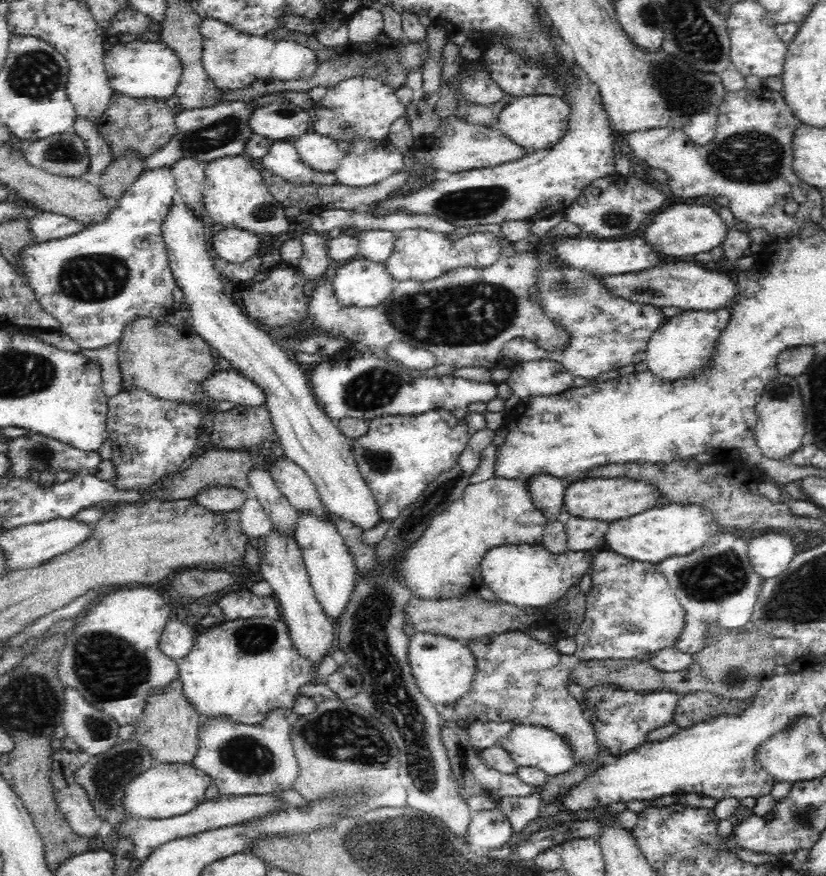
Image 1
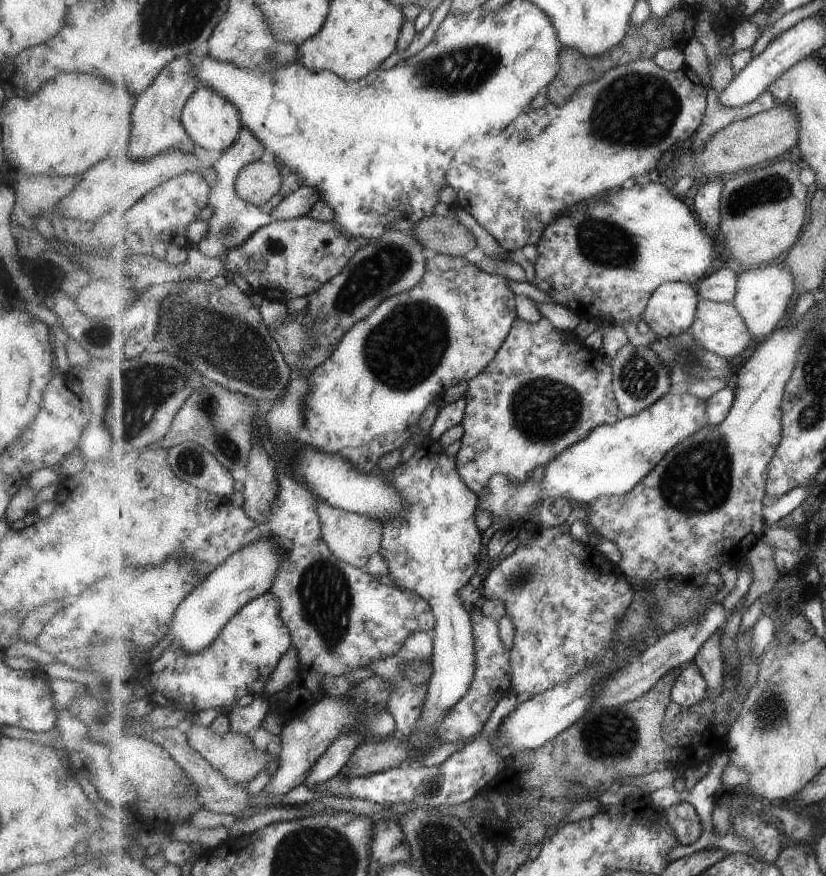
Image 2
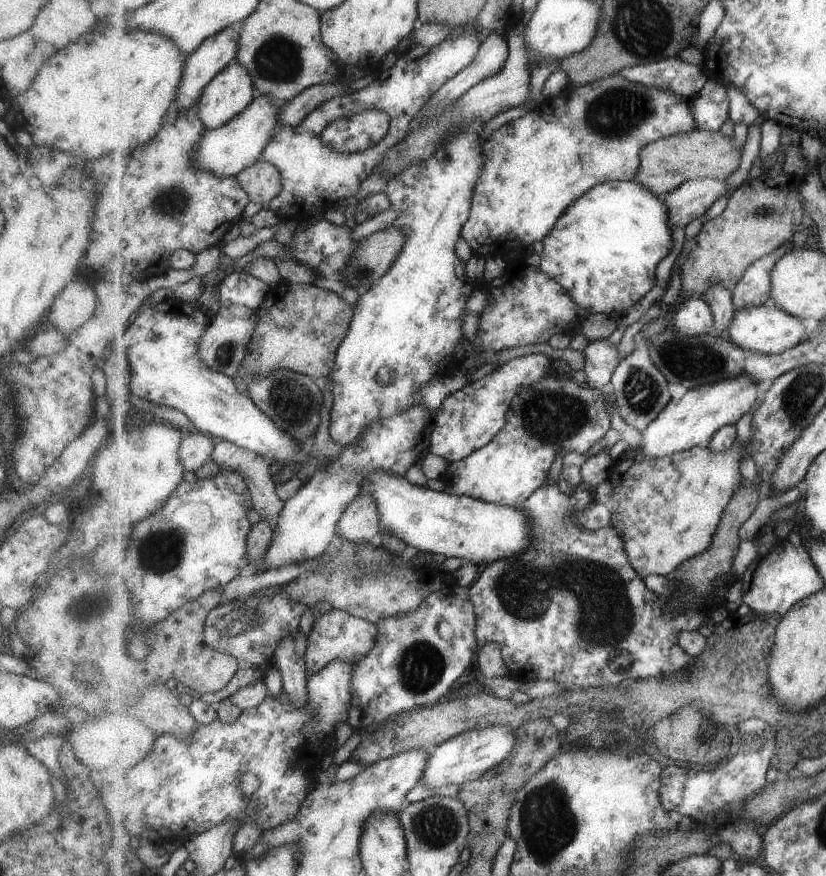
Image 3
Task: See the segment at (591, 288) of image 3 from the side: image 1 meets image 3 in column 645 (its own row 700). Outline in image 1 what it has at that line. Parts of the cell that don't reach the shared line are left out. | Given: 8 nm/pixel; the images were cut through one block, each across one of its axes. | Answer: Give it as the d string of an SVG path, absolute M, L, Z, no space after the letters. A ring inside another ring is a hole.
M268 617L224 620L215 627L203 629L196 637L192 650L178 663L184 696L202 723L212 717L224 717L252 726L266 722L274 709L291 709L296 696L300 696L298 688L313 683L318 671L307 655L299 653L285 621Z

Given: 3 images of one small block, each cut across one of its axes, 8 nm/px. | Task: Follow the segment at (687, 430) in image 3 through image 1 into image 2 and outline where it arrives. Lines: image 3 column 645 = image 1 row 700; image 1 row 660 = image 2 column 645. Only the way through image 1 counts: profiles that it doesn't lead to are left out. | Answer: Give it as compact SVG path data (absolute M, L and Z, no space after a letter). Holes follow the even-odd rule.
M670 390L655 404L634 417L625 417L612 425L601 425L583 440L565 449L534 479L516 485L510 477L495 474L488 481L488 490L479 497L479 510L491 513L494 521L510 519L508 526L523 523L527 512L542 500L562 496L571 505L587 506L605 495L631 492L655 467L686 438L708 424L706 400L683 392Z

